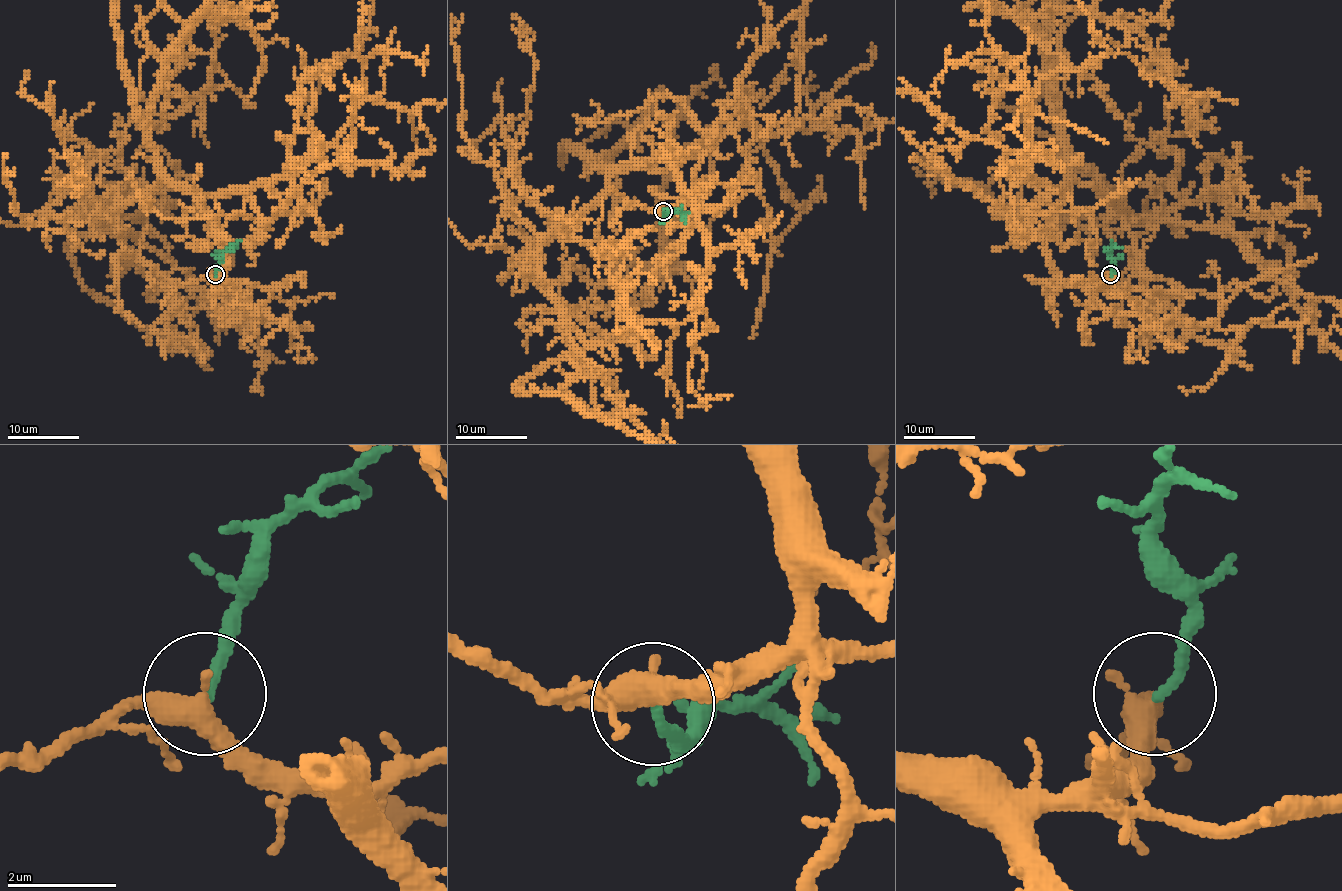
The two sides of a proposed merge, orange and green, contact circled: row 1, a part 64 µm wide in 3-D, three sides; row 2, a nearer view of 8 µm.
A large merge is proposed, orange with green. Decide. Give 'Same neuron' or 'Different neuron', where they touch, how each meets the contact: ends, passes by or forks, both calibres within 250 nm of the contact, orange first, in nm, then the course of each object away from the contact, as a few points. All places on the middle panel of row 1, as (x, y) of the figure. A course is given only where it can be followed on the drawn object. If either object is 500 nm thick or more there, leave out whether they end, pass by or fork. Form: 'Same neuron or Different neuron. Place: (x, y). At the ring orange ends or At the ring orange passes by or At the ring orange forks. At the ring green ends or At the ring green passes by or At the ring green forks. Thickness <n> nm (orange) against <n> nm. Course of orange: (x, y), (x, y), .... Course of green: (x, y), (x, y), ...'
Same neuron. Place: (663, 211). At the ring orange passes by. At the ring green ends. Thickness 440 nm (orange) against 190 nm. Course of orange: (662, 211), (680, 202), (671, 150), (540, 245), (583, 346), (517, 387). Course of green: (662, 211), (668, 215), (677, 211), (684, 222)

